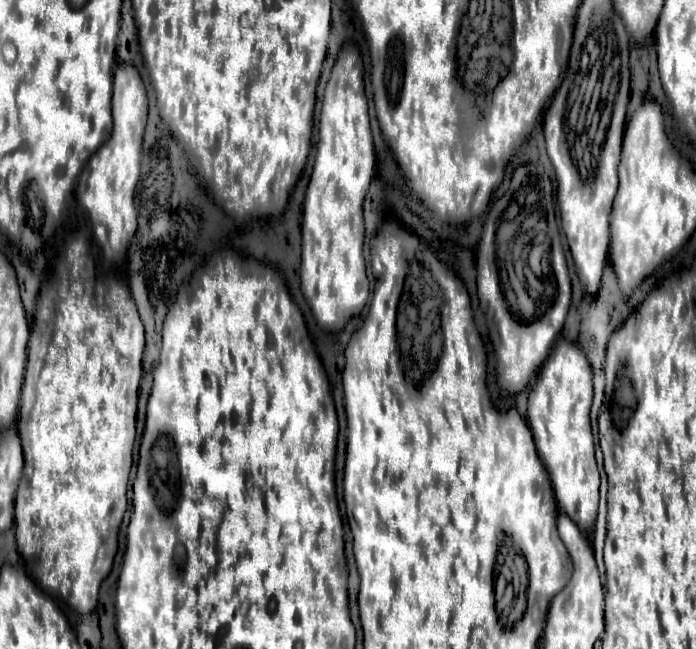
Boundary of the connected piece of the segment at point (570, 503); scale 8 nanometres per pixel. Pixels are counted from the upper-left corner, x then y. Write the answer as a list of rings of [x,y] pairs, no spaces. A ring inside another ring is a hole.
[[[559,340],[543,364],[535,388],[529,394],[527,422],[533,432],[537,454],[551,478],[557,506],[579,526],[581,532],[593,530],[599,504],[599,470],[589,422],[591,400],[593,384],[587,356],[577,344]]]

